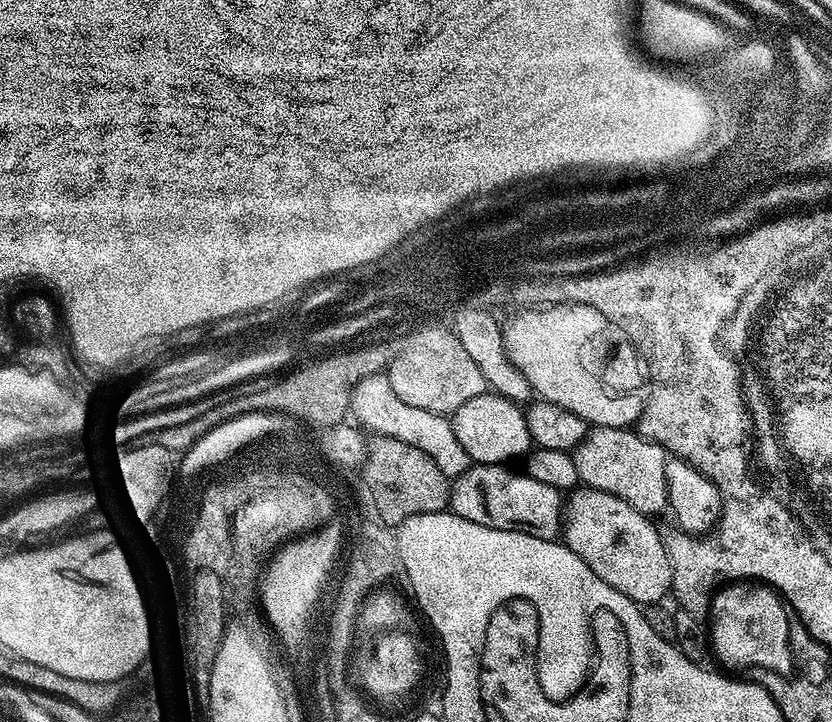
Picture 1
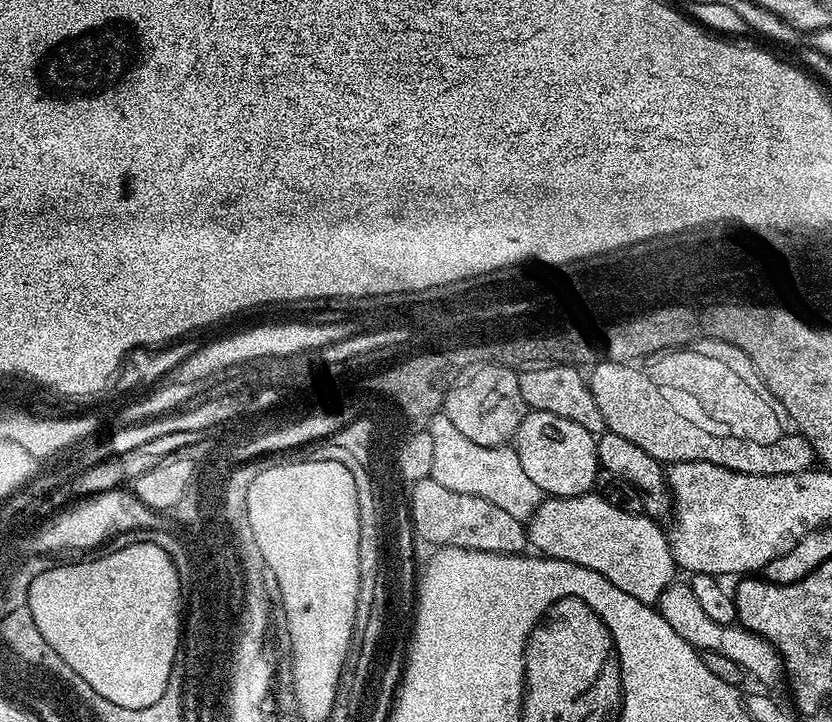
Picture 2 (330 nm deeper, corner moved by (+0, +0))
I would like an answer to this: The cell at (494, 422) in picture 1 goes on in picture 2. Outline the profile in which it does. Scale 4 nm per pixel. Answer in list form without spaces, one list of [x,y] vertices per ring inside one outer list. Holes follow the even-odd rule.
[[[525,411],[514,437],[514,447],[522,470],[526,470],[541,493],[548,496],[582,496],[596,488],[596,436],[578,422],[558,418],[558,414]]]

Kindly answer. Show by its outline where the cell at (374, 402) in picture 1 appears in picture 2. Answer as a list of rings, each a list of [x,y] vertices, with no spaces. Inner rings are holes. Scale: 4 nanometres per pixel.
[[[442,414],[433,416],[427,431],[434,442],[434,460],[430,479],[458,490],[458,494],[474,494],[478,498],[486,498],[486,502],[494,502],[506,510],[514,518],[525,522],[531,520],[540,505],[542,493],[538,486],[522,470],[522,462],[518,462],[515,447],[478,446],[478,442],[470,442],[461,432]]]

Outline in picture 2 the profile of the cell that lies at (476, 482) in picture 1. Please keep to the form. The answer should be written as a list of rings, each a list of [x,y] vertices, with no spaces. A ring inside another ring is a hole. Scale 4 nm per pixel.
[[[585,494],[541,499],[536,513],[527,521],[526,531],[528,543],[537,553],[594,570],[618,590],[626,590],[643,604],[655,605],[678,572],[665,529],[656,524],[647,514],[618,510],[599,494]]]

